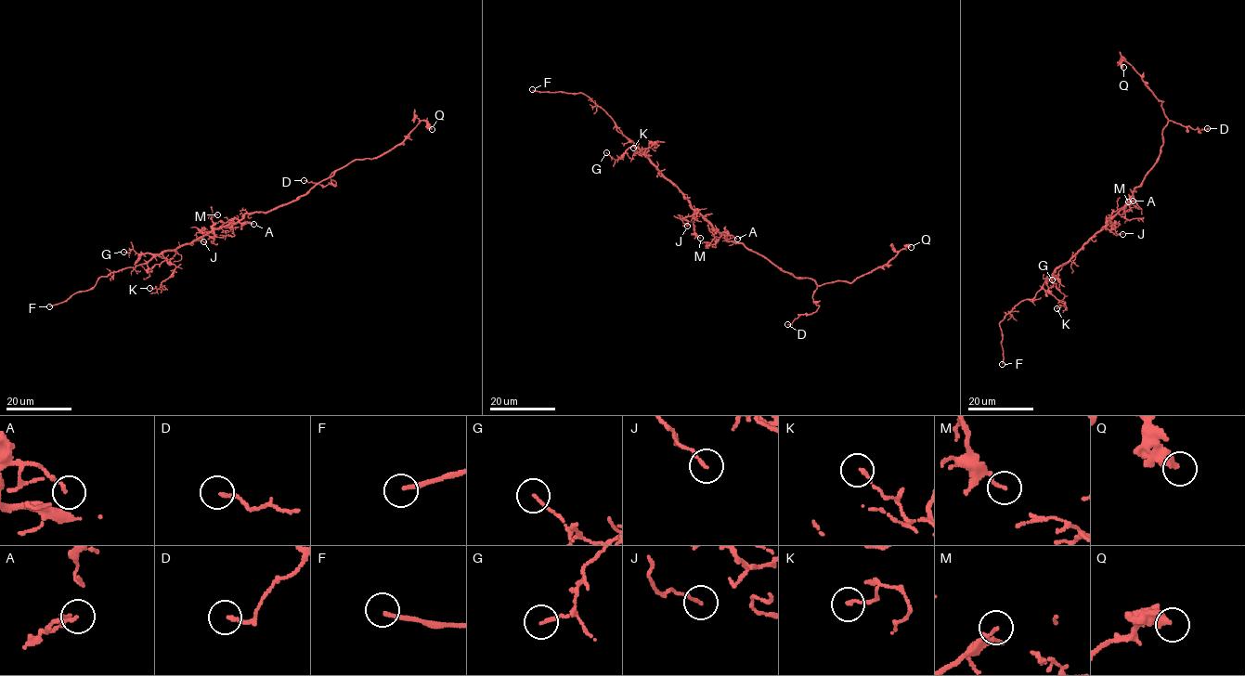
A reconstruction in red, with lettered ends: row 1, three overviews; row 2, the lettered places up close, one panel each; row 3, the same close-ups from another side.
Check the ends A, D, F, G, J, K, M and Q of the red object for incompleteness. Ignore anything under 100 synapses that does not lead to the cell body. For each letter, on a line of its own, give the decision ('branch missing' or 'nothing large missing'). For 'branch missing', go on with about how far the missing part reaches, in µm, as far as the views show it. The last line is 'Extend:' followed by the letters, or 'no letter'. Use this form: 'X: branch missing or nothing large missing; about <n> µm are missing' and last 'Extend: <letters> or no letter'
A: nothing large missing
D: nothing large missing
F: branch missing; about 15 µm are missing
G: nothing large missing
J: nothing large missing
K: nothing large missing
M: nothing large missing
Q: nothing large missing
Extend: F

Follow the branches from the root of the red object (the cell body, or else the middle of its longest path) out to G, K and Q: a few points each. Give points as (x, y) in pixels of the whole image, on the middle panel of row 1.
G: (715, 230), (676, 186), (666, 179), (637, 148), (630, 147), (615, 159), (606, 152)
K: (715, 230), (645, 153), (650, 144), (658, 141), (642, 155), (633, 148)
Q: (715, 230), (818, 285), (853, 282), (911, 247)

